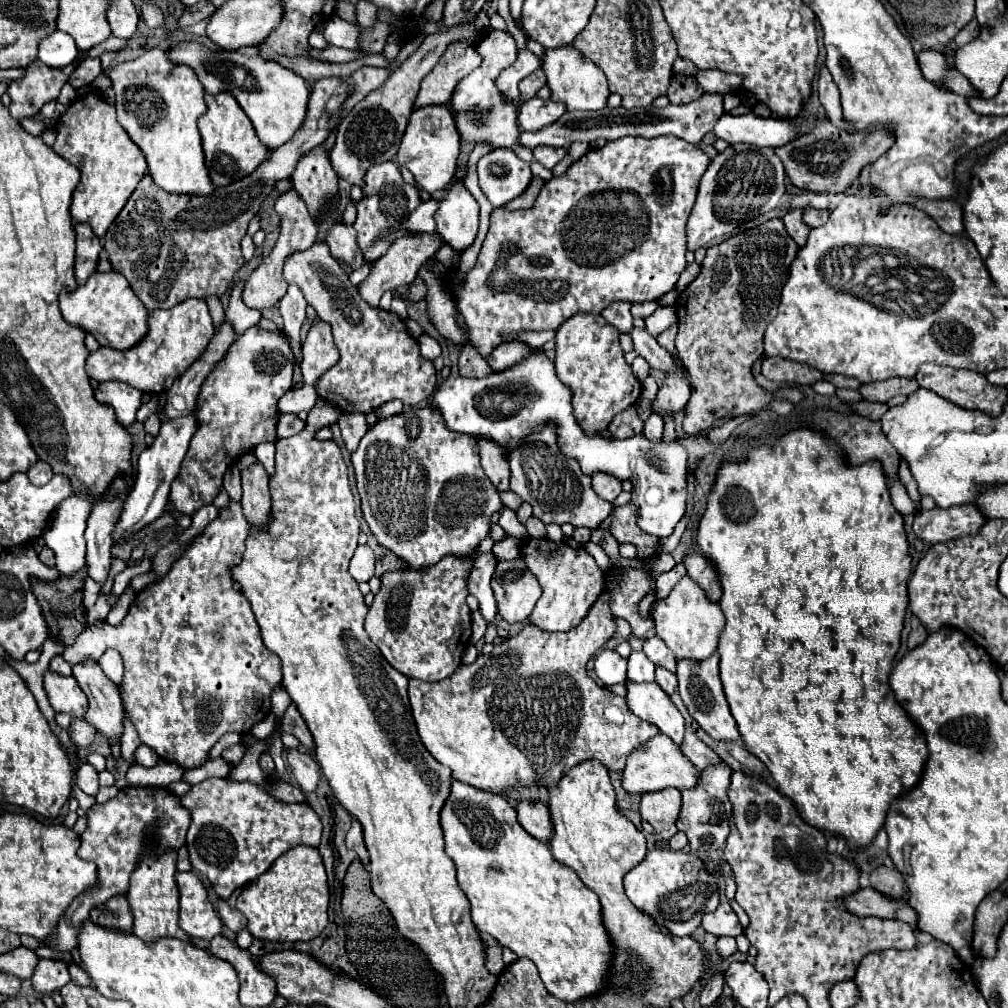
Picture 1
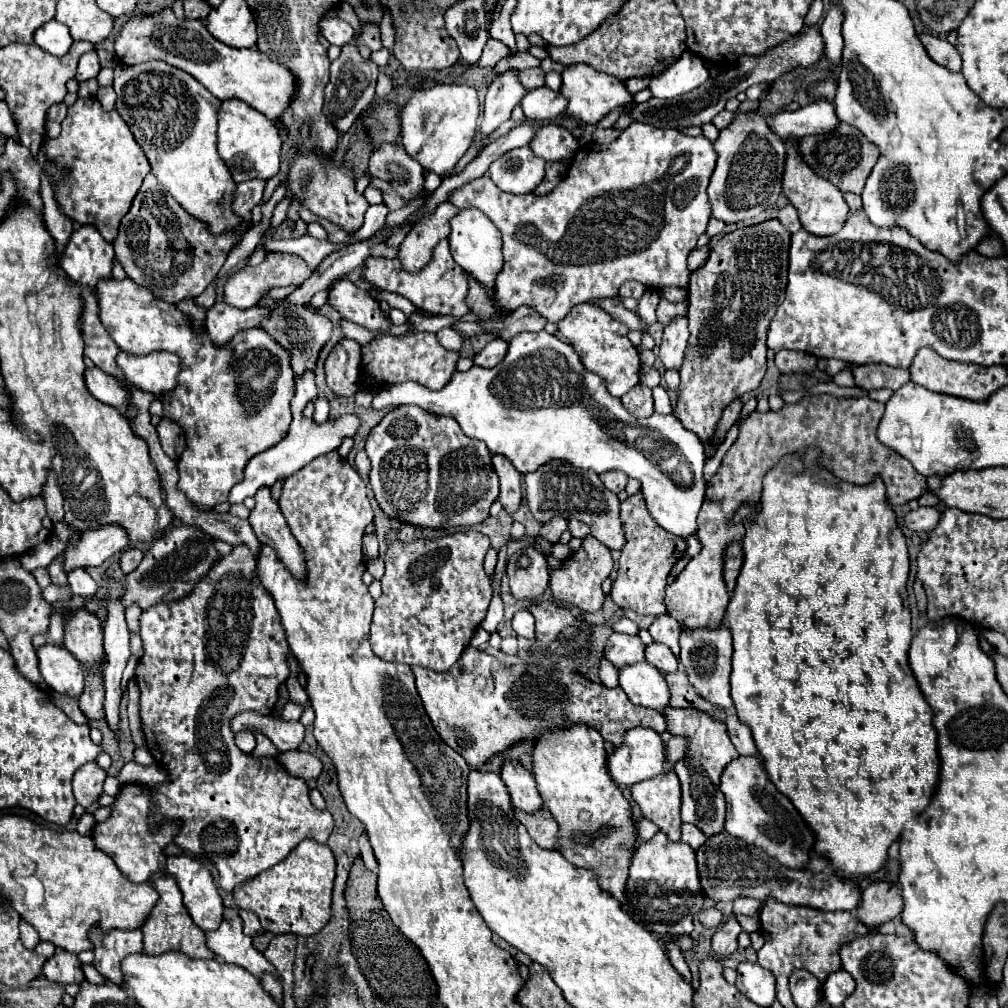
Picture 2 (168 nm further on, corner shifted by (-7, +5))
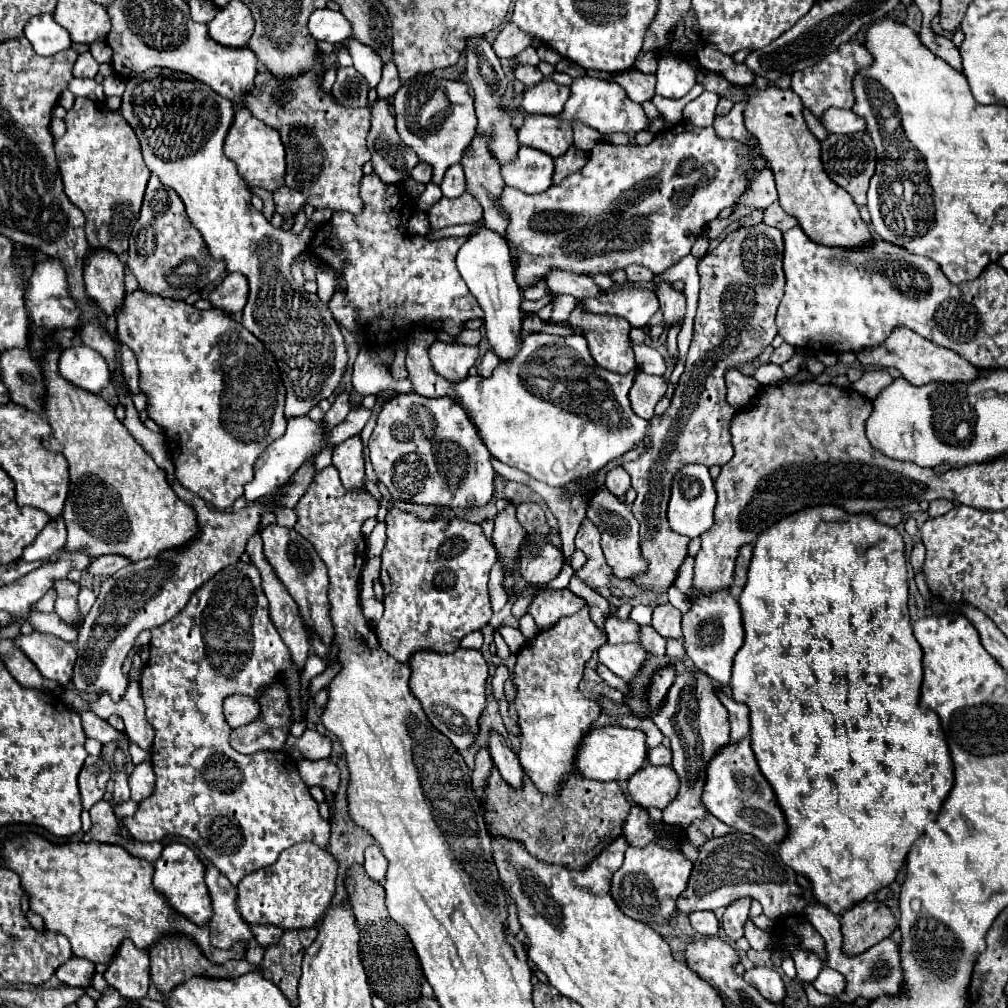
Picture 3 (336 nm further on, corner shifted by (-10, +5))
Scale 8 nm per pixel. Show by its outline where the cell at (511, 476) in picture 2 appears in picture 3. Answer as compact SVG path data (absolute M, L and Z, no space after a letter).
M509 502L507 508L503 512L499 512L499 516L495 518L495 530L493 530L493 544L501 552L501 556L505 558L505 564L507 564L507 578L505 578L507 592L513 586L513 578L509 574L513 570L513 562L515 562L513 558L517 556L517 548L519 548L523 536L525 536L525 530L515 516L515 502Z

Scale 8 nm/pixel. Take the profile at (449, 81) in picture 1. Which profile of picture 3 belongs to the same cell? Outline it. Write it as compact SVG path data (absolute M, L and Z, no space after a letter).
M505 24L505 28L497 34L497 38L493 42L495 54L501 60L517 56L527 46L531 46L531 38L525 32L519 32L519 28L515 28L513 24Z

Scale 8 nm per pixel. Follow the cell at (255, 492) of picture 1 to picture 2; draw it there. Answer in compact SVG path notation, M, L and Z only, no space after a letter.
M260 488L260 492L254 496L256 508L250 514L250 524L254 528L254 534L258 540L270 548L276 550L278 560L294 572L296 580L304 580L306 564L304 564L304 550L292 536L278 504L270 496L270 488Z

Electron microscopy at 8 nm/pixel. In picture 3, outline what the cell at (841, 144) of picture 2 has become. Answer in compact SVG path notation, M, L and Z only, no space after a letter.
M855 132L855 134L829 134L821 142L821 162L827 172L827 176L845 188L857 206L867 204L867 186L875 172L875 148L867 132Z

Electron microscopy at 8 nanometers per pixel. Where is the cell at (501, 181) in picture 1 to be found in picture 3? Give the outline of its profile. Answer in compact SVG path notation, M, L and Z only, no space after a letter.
M521 146L515 160L501 166L501 176L507 186L525 194L541 194L551 186L553 158L535 148Z

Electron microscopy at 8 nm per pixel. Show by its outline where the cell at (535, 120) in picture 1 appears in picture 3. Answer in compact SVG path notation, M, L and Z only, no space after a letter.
M543 80L533 88L527 88L523 94L523 110L529 114L547 114L555 116L563 112L563 106L569 98L569 88L559 86L551 80Z

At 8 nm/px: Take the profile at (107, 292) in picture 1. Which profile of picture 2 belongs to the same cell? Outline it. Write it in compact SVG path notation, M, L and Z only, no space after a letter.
M130 278L100 280L96 296L100 304L100 318L120 350L136 356L166 350L180 356L182 374L178 374L178 384L172 392L166 392L160 398L164 406L162 418L174 420L186 436L186 448L178 460L178 490L184 492L188 500L200 508L214 508L216 504L226 502L232 486L244 480L244 466L248 464L248 460L278 444L288 434L288 426L292 422L290 400L294 388L290 354L278 342L274 342L268 332L262 332L260 328L238 332L236 340L232 340L228 348L216 348L206 332L194 332L190 316L182 314L176 306L154 298L152 292L140 288Z

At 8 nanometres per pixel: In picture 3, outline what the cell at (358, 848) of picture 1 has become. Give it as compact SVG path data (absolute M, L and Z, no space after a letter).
M377 844L367 846L367 850L365 850L365 864L363 864L363 866L365 866L367 874L369 874L373 880L377 880L377 882L383 880L385 870L387 870L387 860L385 860L385 856L381 854L381 850L379 850Z

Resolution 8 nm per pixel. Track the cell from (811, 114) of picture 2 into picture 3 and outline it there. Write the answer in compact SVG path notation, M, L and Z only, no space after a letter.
M827 108L821 116L821 124L829 134L851 134L865 130L863 118L859 118L851 110L839 110L839 108Z

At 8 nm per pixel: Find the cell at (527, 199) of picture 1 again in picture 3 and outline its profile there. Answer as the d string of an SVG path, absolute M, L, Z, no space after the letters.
M571 146L563 156L555 158L555 172L553 172L553 184L559 184L563 178L567 178L569 174L581 170L587 164L587 152L577 150L575 146Z

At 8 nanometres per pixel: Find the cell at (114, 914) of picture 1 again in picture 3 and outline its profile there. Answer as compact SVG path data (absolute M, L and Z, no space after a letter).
M123 940L103 976L125 998L143 998L149 988L149 950Z

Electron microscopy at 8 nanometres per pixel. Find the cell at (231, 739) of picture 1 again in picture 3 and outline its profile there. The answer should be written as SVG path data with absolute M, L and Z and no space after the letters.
M231 696L223 704L225 720L231 728L239 728L243 724L249 724L261 716L261 706L257 700L249 696Z

